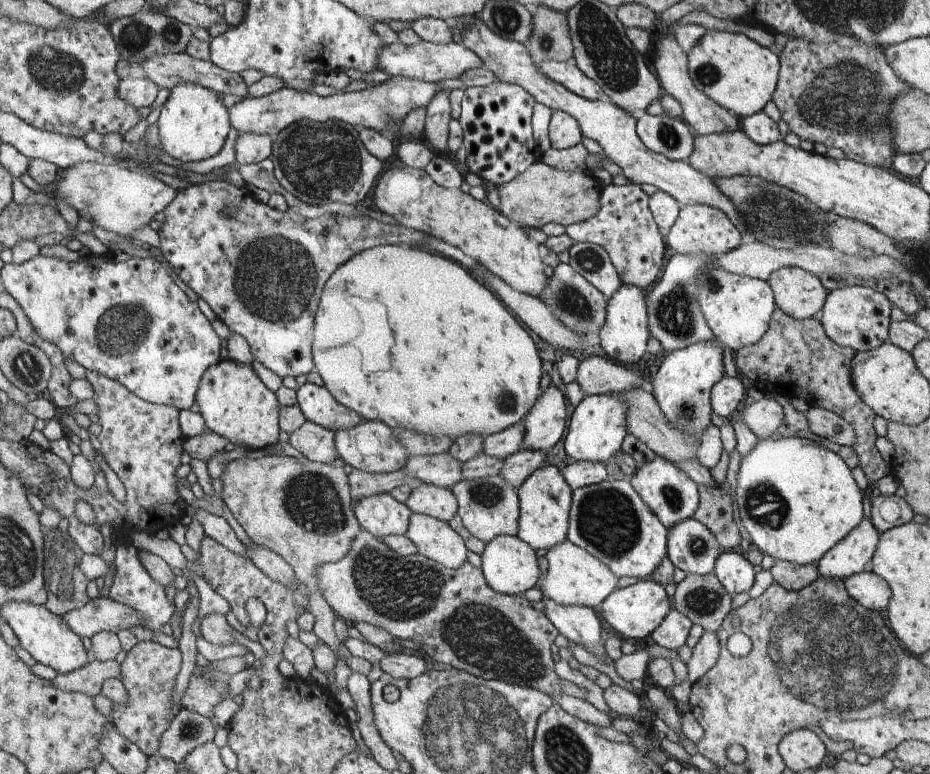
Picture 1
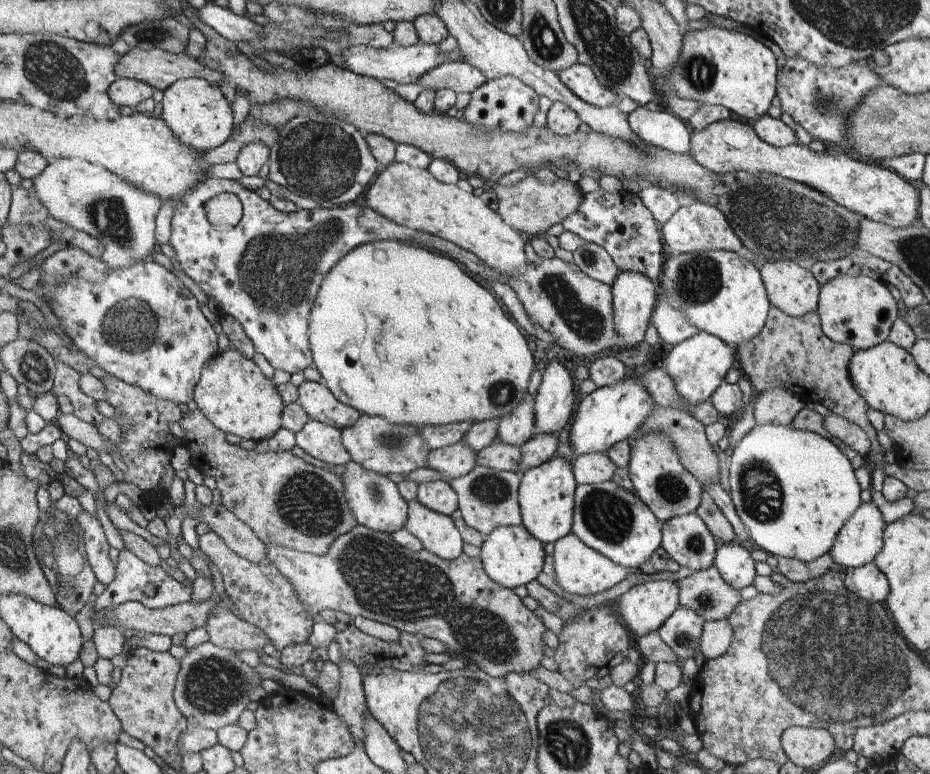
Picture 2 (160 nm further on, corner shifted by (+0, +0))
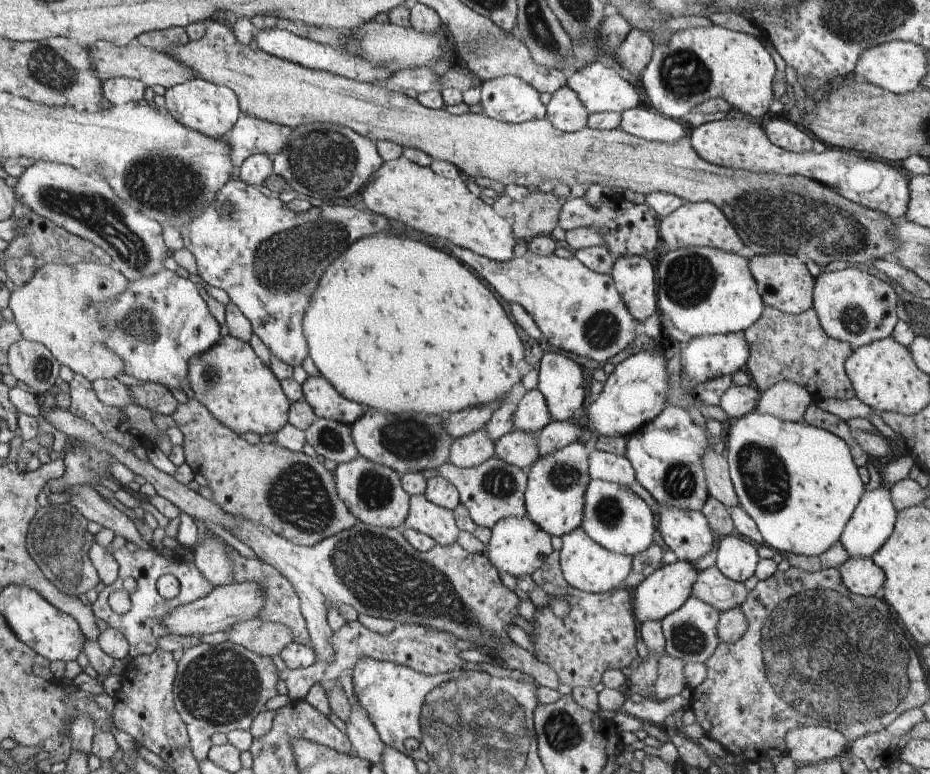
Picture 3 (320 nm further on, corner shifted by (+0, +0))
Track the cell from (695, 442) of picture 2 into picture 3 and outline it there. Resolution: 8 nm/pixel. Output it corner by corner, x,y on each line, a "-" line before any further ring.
713,448
711,452
703,455
703,471
709,496
721,500
727,509
739,504
739,498
729,473
729,464
723,455
717,454

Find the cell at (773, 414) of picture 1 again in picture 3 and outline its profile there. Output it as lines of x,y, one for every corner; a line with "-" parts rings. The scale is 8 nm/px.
783,380
760,393
756,410
790,422
802,423
806,409
814,400
817,400
815,395
805,386

